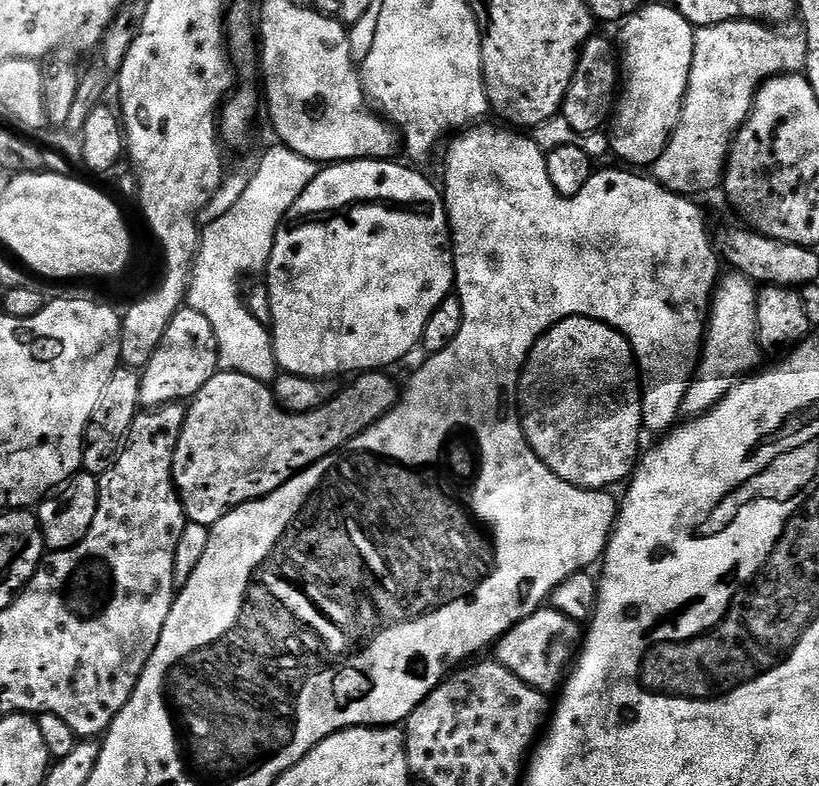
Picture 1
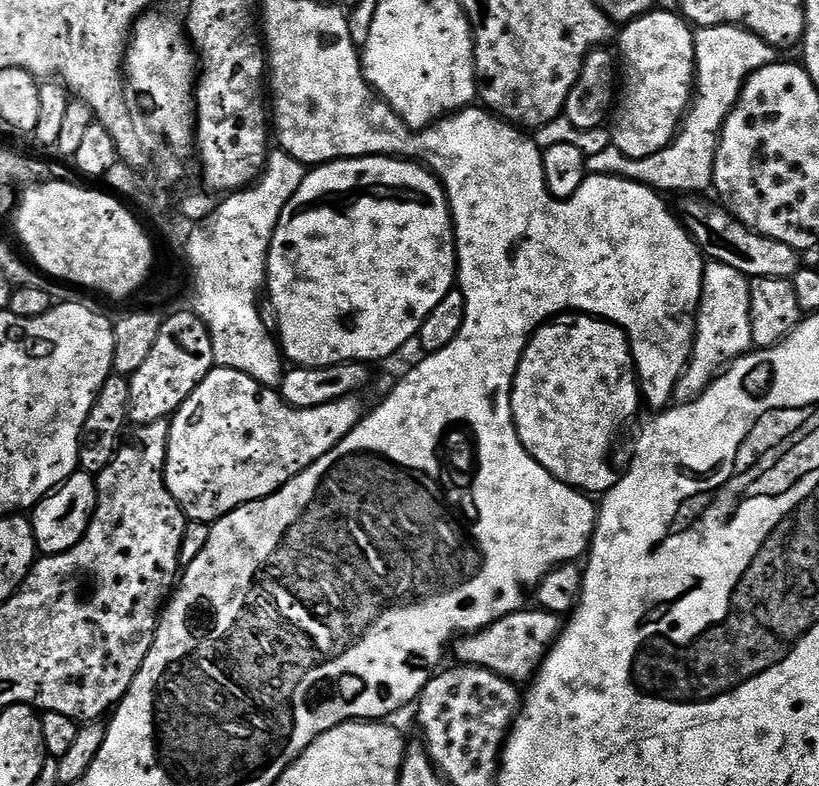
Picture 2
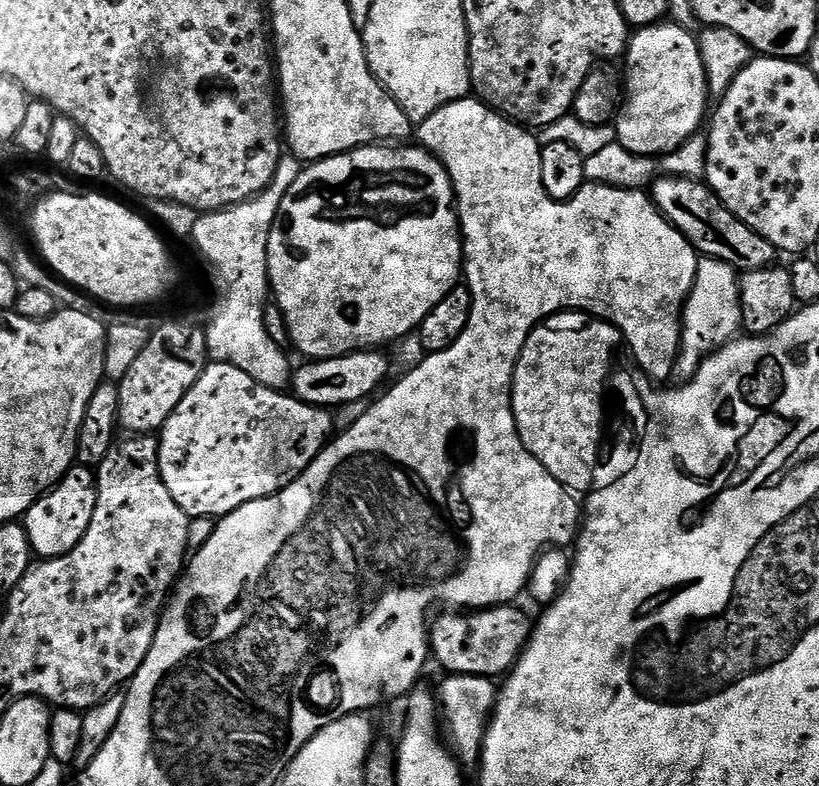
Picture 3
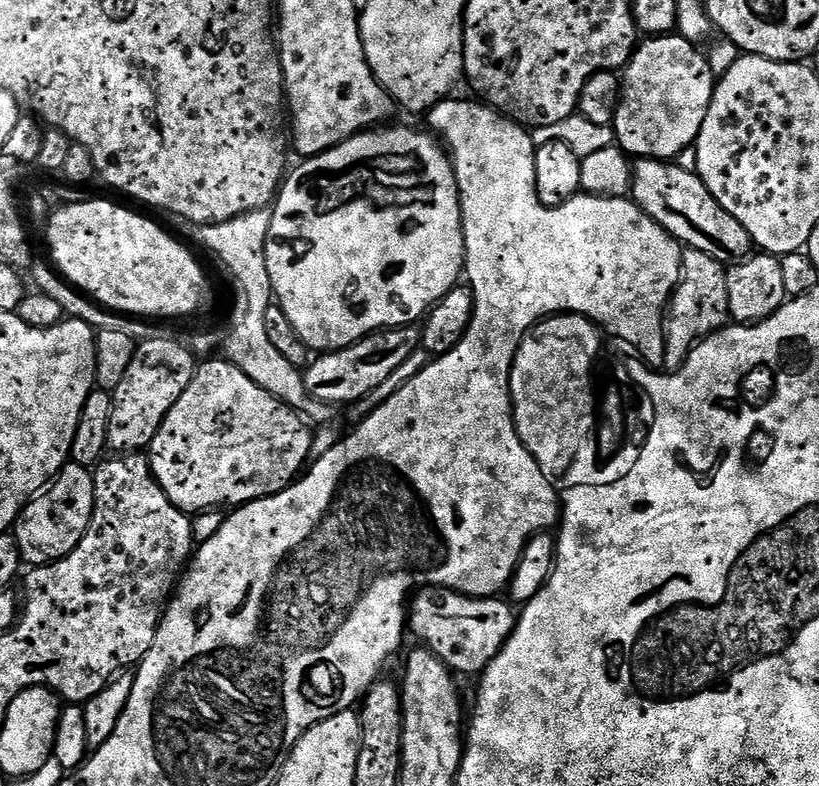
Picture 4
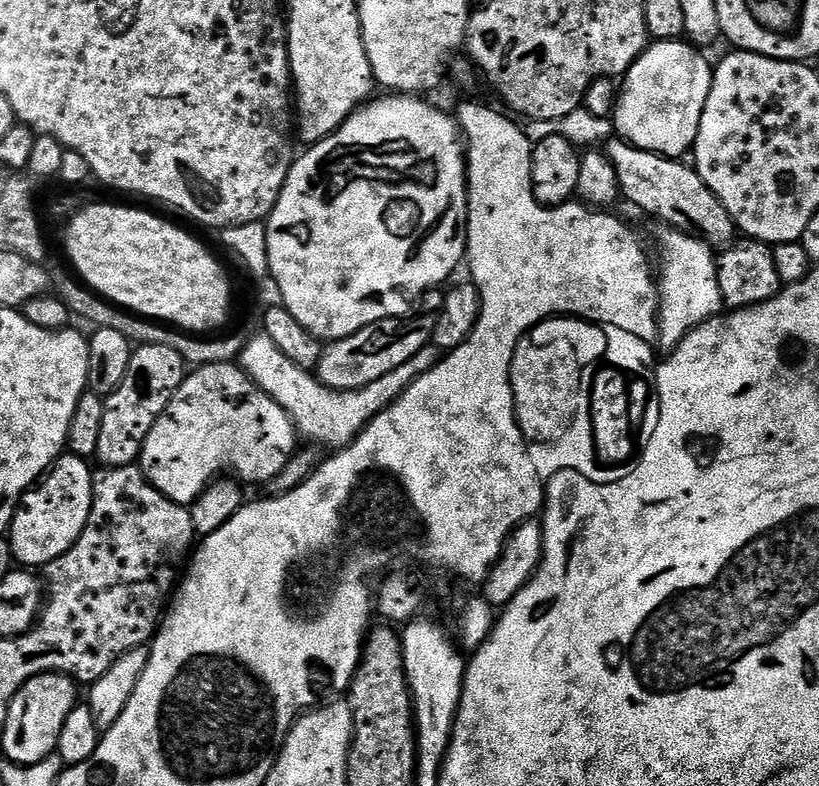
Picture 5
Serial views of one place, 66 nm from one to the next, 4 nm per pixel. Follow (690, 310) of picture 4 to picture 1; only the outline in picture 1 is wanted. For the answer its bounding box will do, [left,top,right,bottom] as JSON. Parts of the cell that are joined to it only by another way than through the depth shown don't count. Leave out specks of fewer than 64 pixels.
[681,270,762,417]

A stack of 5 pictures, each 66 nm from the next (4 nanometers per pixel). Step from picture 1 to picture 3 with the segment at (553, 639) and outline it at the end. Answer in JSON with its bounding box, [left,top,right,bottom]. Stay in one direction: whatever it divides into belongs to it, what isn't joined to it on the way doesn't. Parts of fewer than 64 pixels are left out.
[430,606,534,678]

